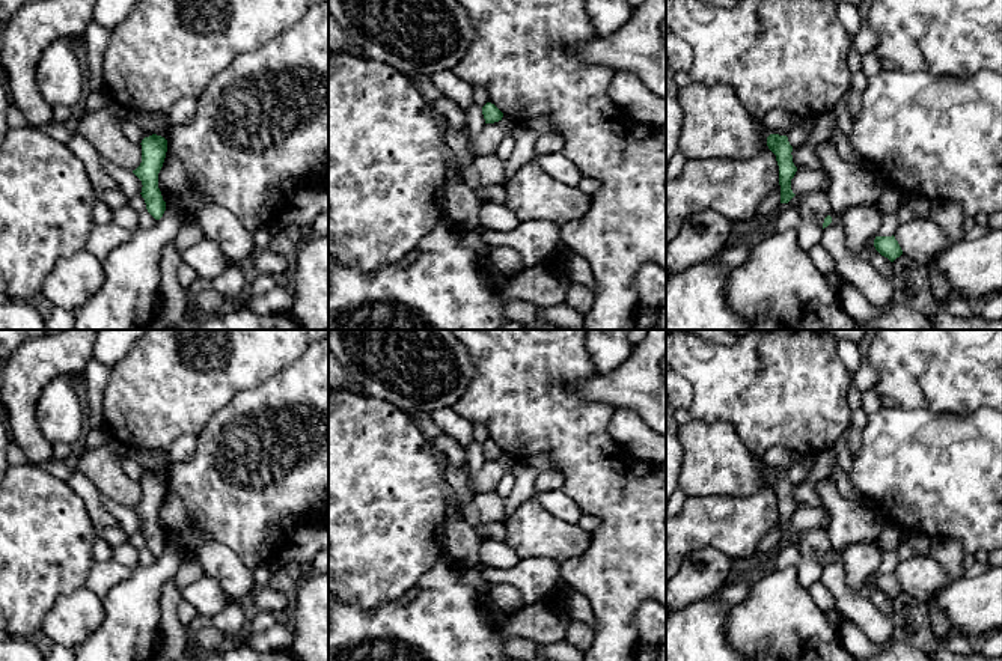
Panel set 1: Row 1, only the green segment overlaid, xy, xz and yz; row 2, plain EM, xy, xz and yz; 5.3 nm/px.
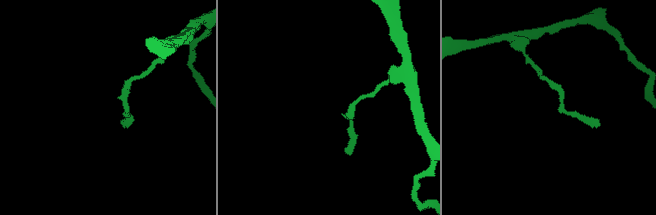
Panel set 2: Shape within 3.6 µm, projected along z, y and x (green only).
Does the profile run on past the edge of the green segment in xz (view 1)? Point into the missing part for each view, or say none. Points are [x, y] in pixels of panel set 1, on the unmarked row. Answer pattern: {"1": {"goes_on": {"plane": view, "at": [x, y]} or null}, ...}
{"1": {"goes_on": null}}

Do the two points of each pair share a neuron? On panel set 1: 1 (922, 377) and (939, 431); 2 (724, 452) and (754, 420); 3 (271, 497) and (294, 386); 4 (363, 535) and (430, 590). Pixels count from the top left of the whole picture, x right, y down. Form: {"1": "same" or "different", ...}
{"1": "different", "2": "different", "3": "same", "4": "different"}

